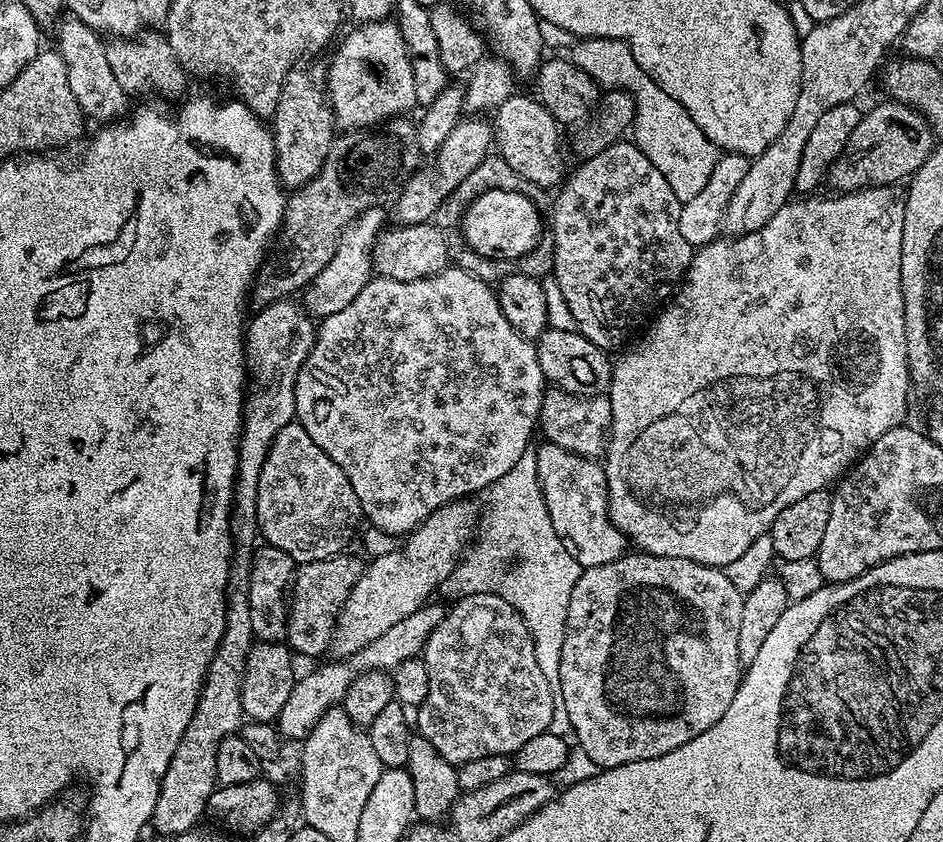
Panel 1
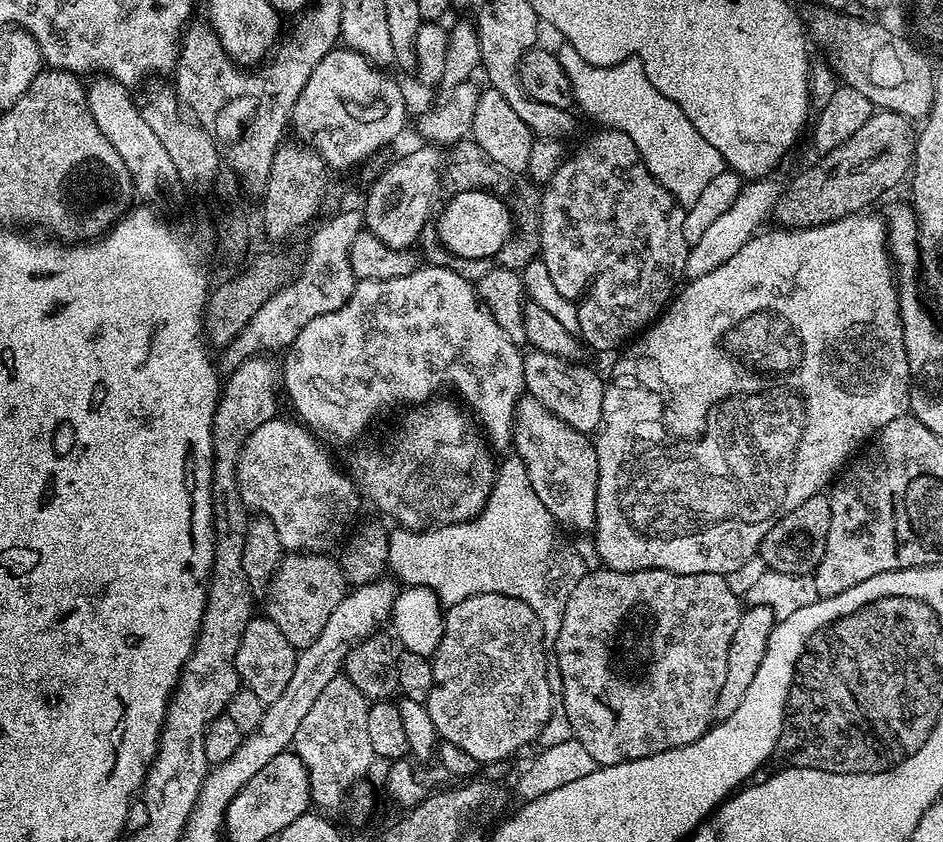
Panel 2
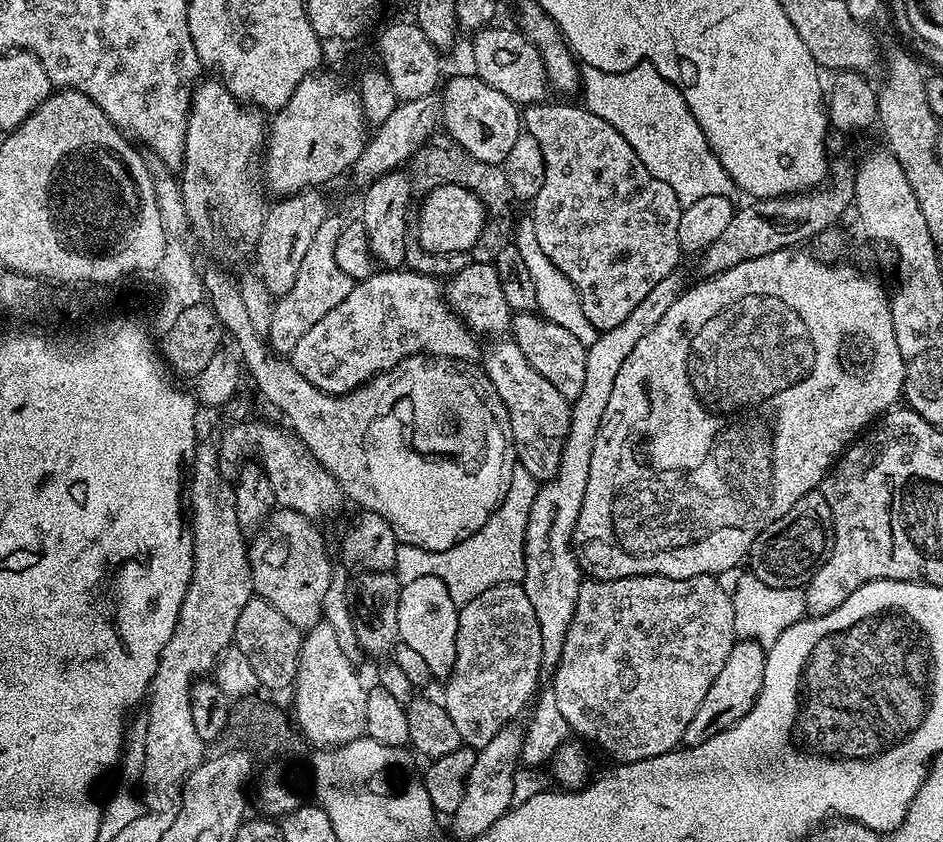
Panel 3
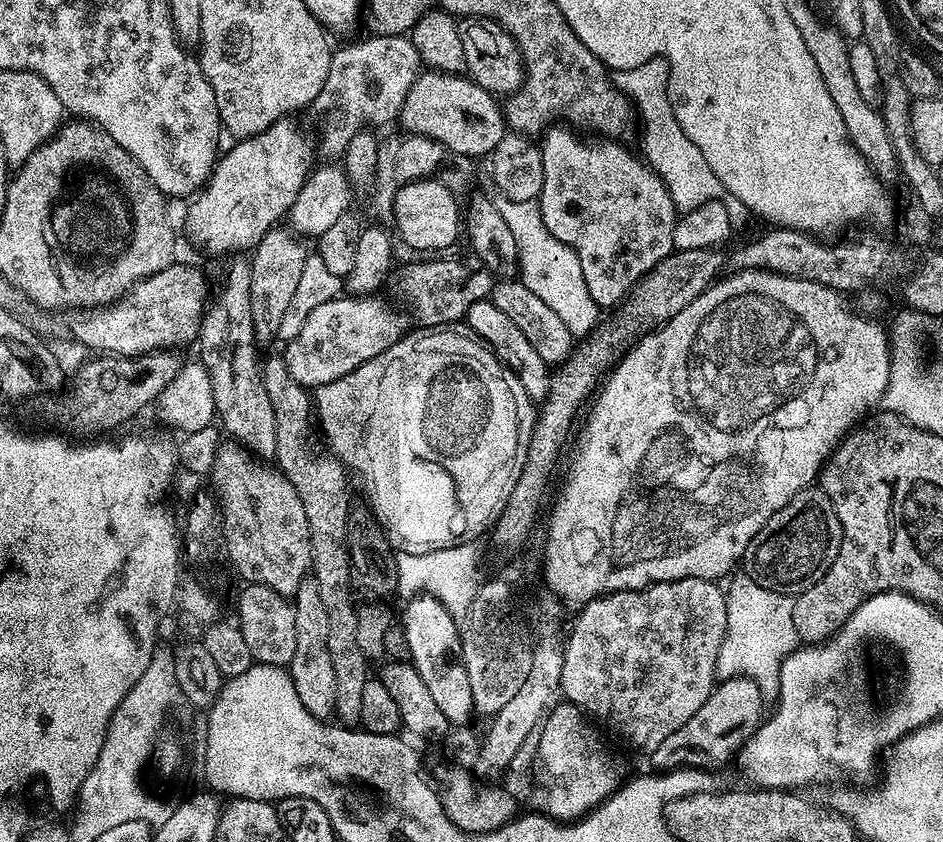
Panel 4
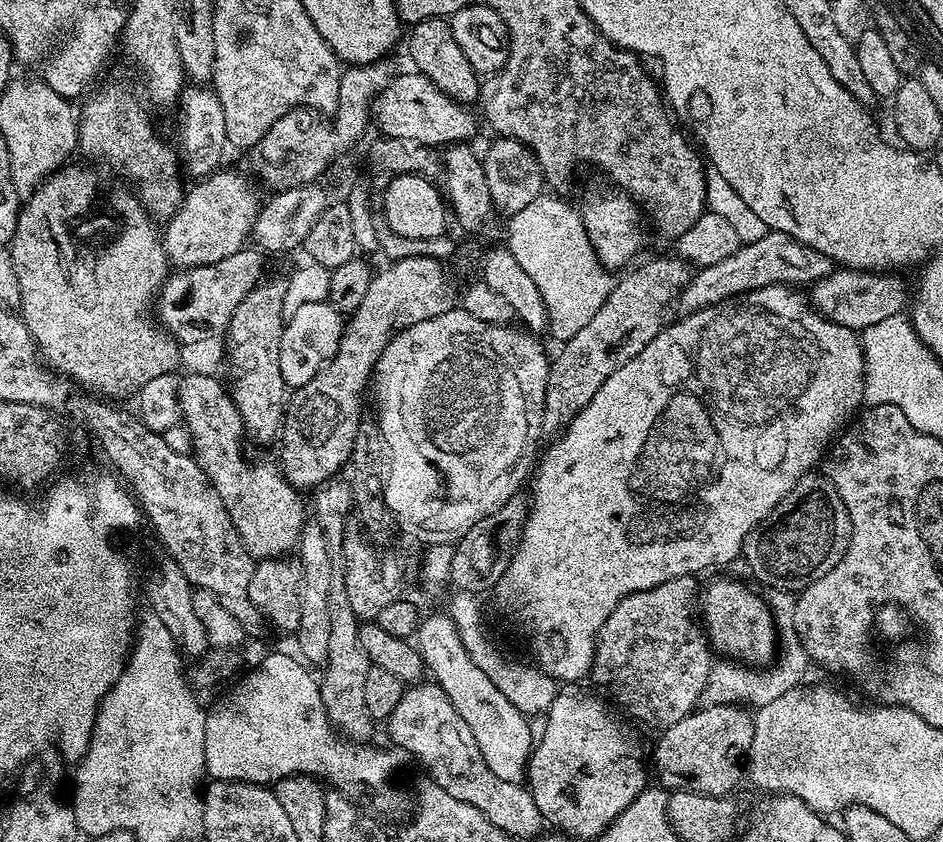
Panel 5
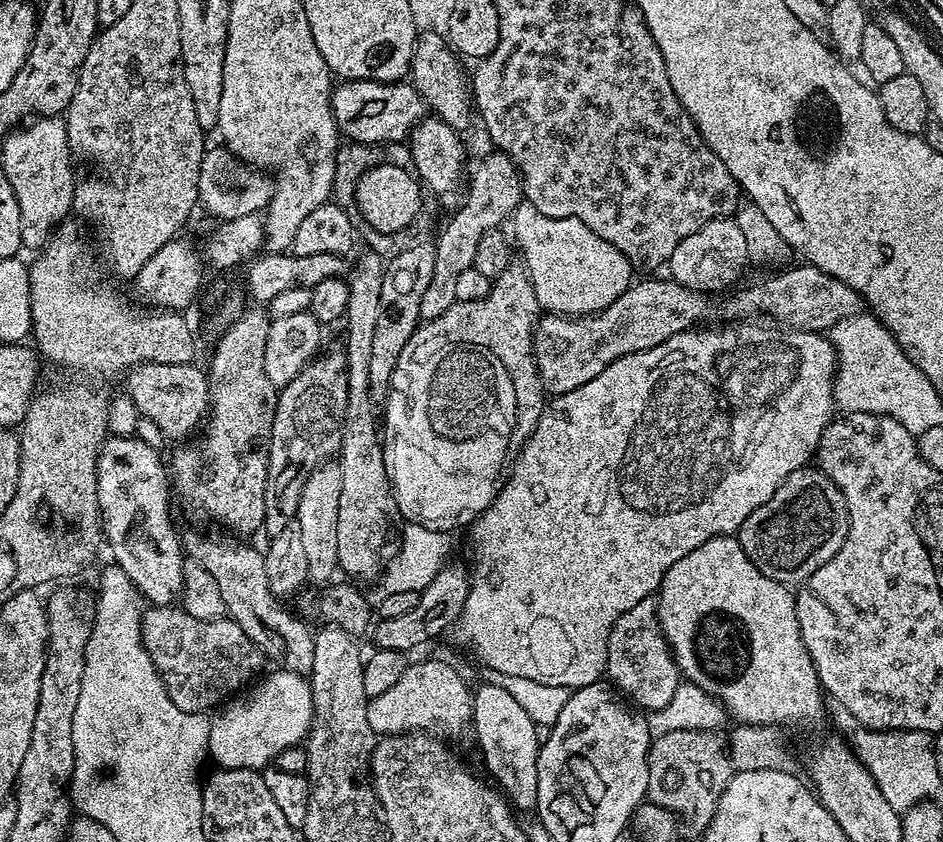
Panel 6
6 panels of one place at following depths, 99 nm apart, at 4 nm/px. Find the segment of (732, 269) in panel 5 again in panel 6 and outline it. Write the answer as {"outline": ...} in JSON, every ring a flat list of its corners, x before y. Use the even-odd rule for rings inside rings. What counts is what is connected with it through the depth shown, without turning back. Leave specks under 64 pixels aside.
{"outline":[[644,278,639,282,633,283,628,289,621,294,614,302,610,302,610,306,606,306,599,314,593,314,591,316,577,316,575,318,571,316,557,316,555,314,544,314,539,317,538,323,534,329,534,335,532,337,532,354,536,357,536,369,540,375,540,381,544,387,545,393,552,396,561,396,566,394,570,390,578,390,578,386,582,386,586,382,590,382,590,378,598,378,598,374,602,374,602,370,606,370,606,366,610,366,610,362,614,362,618,358,622,358,626,354,631,352,641,352,642,350,650,350,654,346,658,346,662,342,666,342,670,338,674,338,674,334,682,334,689,331,693,326,699,325,700,320,708,312,708,300,709,297,703,292,695,292,690,290,686,286,682,286,674,279,665,278,665,280,652,280,656,278]]}

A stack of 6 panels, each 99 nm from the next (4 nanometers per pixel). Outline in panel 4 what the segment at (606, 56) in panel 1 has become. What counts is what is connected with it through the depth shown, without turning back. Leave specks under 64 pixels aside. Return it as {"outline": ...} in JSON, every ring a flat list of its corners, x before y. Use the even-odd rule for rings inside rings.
{"outline":[[662,56,650,58,642,62,642,66,623,69,615,77,614,83,628,97,638,113,638,124,640,120,644,127,643,159,652,171,660,175,677,213,694,210,708,200,723,200,733,229,740,230,750,220,747,206,738,202,738,198,734,198,734,194,730,194,726,186,718,182,718,174,710,170,710,162,702,158,702,150,698,150,698,146,690,142,686,130,682,130,682,126,678,126,678,118,674,118,674,110,668,97,668,61]]}

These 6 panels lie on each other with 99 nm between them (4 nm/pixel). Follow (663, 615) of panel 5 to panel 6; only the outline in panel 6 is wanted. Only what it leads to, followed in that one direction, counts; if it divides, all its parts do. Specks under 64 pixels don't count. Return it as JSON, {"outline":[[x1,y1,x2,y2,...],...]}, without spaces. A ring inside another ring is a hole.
{"outline":[[649,598,638,602,638,606,630,606,630,610,626,610,626,614,622,614,618,622,614,622,608,639,606,676,640,710,662,708,674,698,674,692,682,683,682,677,680,667,672,657,660,629,655,599]]}

